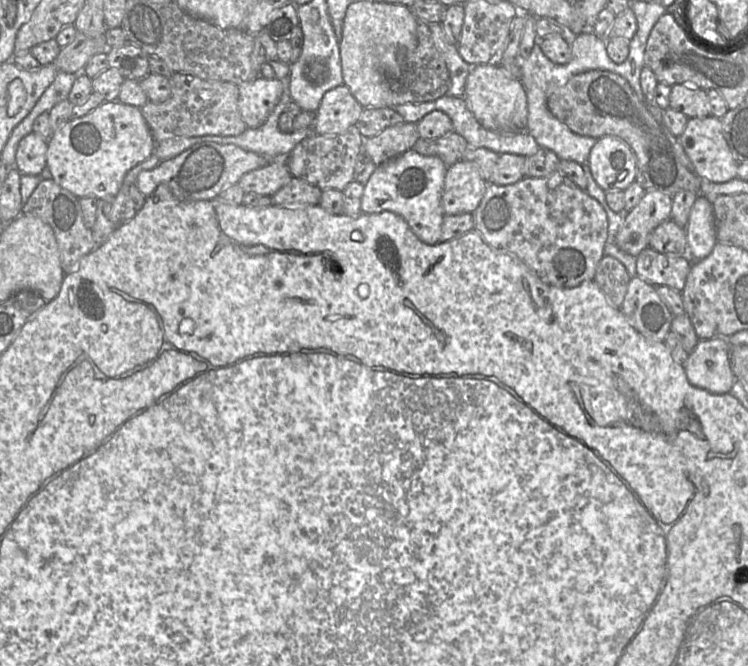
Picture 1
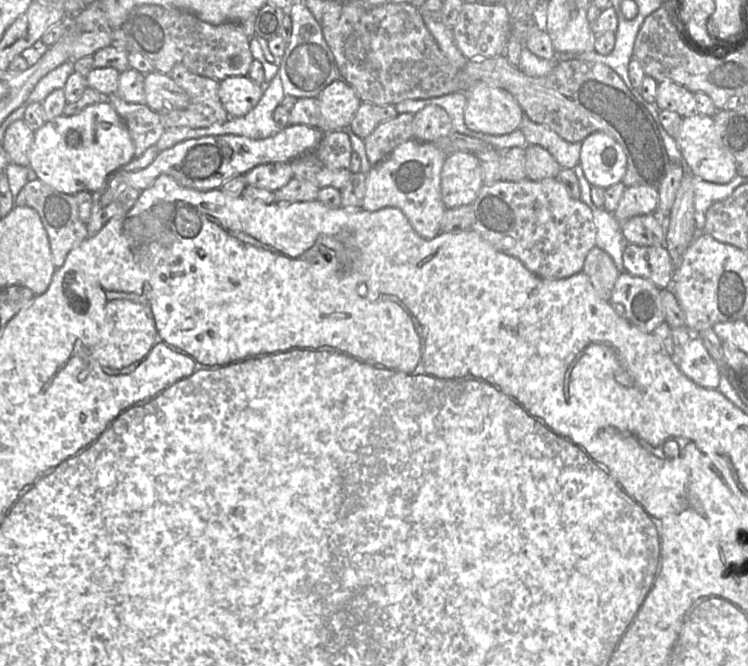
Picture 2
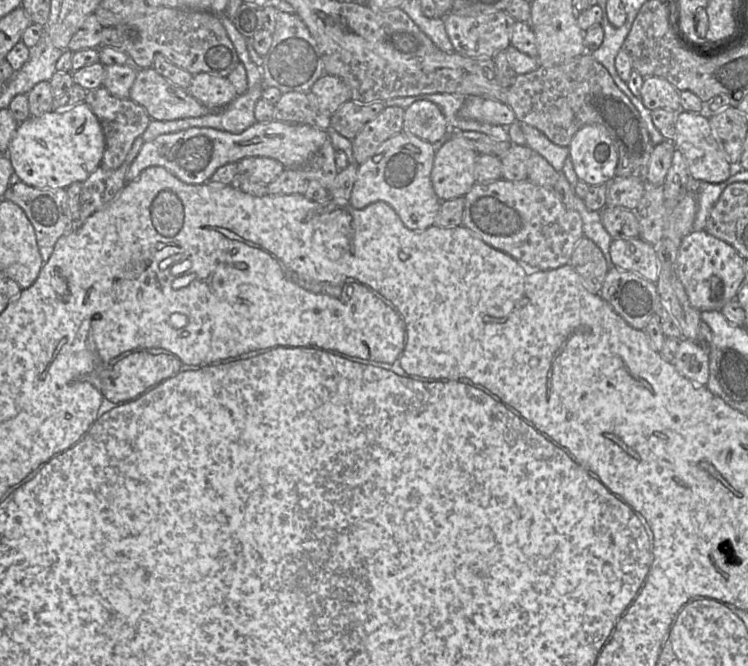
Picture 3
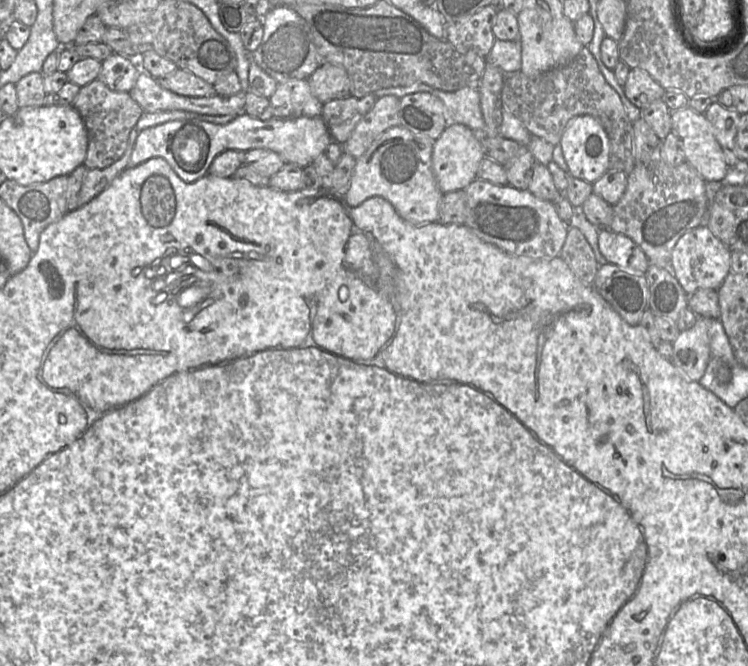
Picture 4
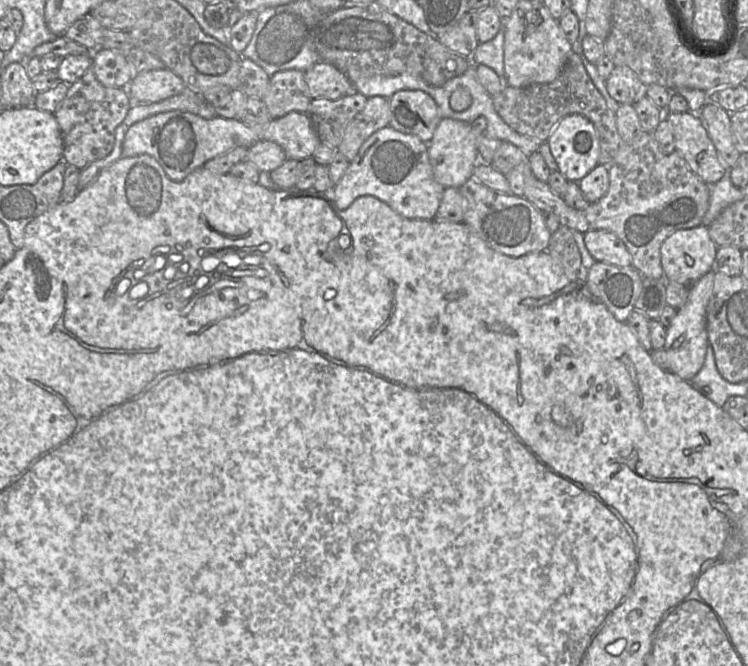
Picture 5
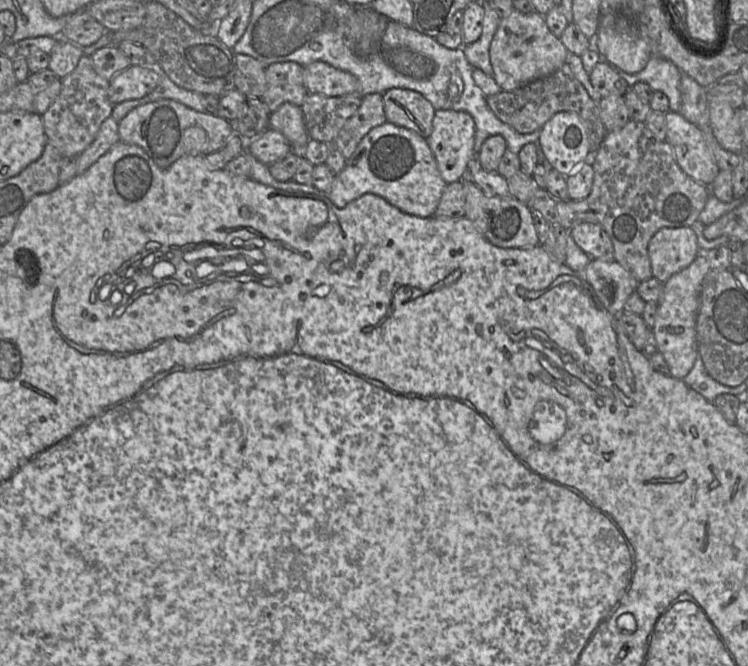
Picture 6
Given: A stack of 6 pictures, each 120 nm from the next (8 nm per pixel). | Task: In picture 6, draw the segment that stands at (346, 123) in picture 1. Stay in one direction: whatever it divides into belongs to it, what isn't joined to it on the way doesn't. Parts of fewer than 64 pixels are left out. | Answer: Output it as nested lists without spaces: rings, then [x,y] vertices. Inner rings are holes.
[[[314,61],[303,66],[303,81],[309,94],[345,96],[360,94],[357,78],[323,61]]]

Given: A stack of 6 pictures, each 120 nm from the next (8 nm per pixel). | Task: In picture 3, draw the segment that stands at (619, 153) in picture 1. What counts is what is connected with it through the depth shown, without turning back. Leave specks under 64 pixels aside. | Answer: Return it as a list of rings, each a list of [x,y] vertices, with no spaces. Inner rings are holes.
[[[589,124],[579,129],[569,146],[569,158],[578,178],[599,185],[615,177],[618,155],[615,141],[600,124]]]

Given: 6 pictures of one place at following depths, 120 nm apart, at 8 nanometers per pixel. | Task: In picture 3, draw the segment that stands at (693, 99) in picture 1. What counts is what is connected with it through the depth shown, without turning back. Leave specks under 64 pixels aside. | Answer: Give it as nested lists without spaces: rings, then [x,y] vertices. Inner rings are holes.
[[[654,76],[644,78],[640,98],[651,111],[656,109],[666,109],[676,113],[682,111],[680,91],[664,78]]]

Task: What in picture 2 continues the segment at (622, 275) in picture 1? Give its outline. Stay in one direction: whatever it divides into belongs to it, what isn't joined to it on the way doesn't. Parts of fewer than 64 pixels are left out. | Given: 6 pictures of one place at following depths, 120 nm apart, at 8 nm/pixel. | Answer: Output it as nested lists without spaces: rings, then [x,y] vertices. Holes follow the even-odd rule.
[[[594,246],[585,258],[582,272],[589,277],[598,296],[610,301],[614,284],[620,274],[611,256]]]

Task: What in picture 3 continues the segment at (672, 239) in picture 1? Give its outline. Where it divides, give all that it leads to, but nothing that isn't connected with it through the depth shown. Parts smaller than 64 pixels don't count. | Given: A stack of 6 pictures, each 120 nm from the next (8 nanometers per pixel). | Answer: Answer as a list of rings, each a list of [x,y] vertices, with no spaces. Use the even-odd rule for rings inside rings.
[[[606,204],[600,216],[603,226],[613,239],[639,238],[640,227],[634,210]]]

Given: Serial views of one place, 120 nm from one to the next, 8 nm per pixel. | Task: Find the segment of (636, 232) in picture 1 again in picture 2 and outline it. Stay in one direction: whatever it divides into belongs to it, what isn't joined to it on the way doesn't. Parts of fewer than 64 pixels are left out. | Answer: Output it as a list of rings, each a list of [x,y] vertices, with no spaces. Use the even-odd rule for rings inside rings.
[[[629,186],[625,188],[613,215],[623,224],[634,216],[654,213],[658,202],[659,193],[656,188]]]

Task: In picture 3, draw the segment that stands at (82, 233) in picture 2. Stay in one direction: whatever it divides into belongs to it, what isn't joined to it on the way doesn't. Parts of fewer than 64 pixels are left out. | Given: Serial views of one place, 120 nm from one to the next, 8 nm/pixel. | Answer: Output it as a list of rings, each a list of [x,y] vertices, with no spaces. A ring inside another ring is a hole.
[[[16,182],[7,188],[2,199],[17,204],[25,212],[35,230],[39,252],[44,263],[49,260],[57,241],[77,225],[70,217],[67,191],[64,188],[39,189],[23,182]]]

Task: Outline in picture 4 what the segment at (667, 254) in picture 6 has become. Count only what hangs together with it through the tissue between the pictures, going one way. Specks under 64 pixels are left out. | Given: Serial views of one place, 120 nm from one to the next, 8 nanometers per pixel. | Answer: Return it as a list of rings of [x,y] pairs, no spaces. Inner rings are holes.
[[[699,225],[682,235],[670,257],[670,269],[686,294],[701,288],[717,290],[730,273],[731,251],[705,225]]]

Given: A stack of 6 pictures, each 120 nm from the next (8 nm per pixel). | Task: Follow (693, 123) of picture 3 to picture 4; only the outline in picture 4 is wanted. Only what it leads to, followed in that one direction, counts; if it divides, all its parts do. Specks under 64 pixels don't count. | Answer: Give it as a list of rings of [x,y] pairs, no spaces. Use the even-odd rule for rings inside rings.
[[[687,106],[672,111],[671,120],[672,131],[679,139],[685,162],[706,182],[722,180],[729,167],[704,114]]]

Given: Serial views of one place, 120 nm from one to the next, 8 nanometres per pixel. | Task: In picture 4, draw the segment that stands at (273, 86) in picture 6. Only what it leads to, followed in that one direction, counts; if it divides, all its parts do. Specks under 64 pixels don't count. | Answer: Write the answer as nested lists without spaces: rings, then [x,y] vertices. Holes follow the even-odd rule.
[[[308,79],[278,83],[269,98],[274,118],[320,117],[321,103],[313,96]]]

